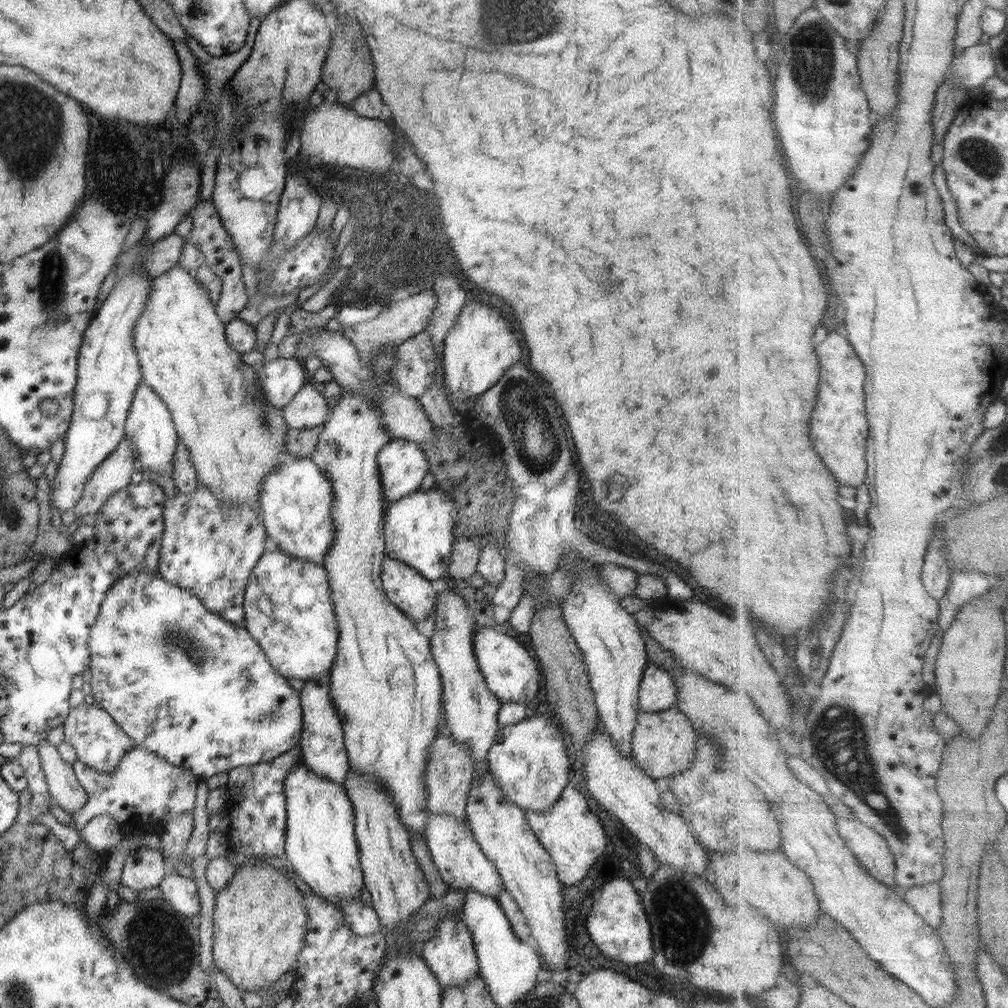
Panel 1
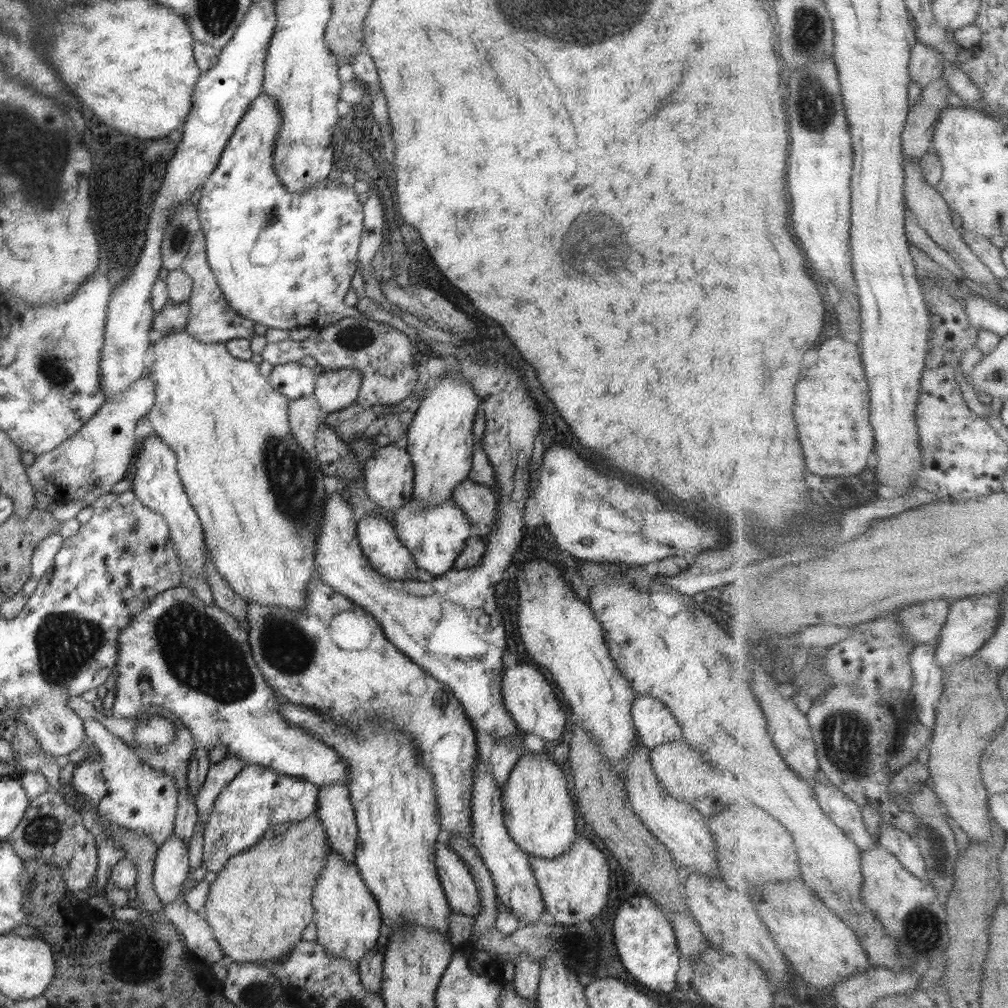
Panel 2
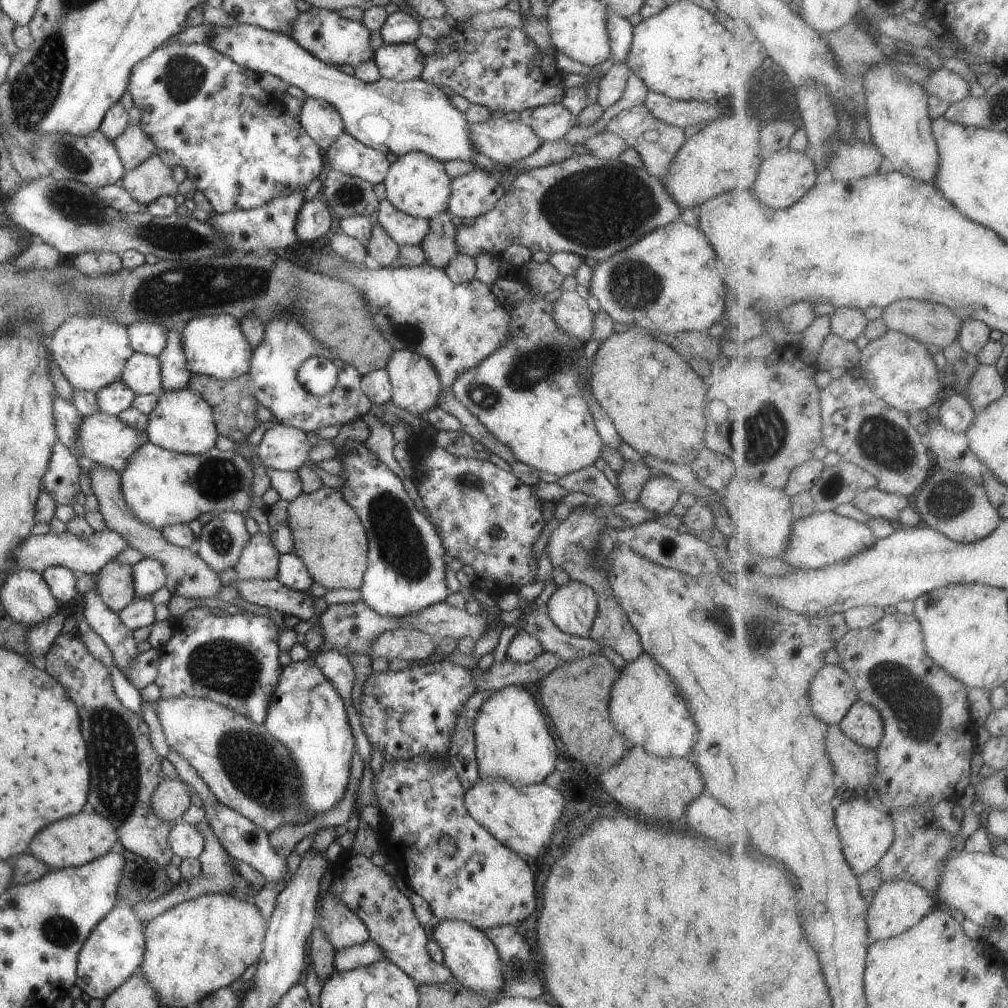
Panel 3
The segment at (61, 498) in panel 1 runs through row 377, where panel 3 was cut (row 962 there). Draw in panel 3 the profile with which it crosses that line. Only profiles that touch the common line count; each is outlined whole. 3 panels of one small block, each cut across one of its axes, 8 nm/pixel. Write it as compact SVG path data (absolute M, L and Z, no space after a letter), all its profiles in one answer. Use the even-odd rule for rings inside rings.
M115 906L96 924L84 941L77 956L75 985L90 998L104 1000L113 990L124 984L142 964L145 952L145 924L132 912L132 906Z

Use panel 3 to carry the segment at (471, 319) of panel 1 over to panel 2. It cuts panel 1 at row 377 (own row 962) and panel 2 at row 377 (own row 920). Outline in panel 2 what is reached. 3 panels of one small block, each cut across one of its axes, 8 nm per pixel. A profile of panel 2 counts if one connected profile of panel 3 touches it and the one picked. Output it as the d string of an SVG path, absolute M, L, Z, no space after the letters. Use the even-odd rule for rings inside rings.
M456 375L440 378L440 382L433 390L429 390L420 405L413 408L414 418L409 424L403 446L410 455L415 472L412 499L416 499L416 504L420 508L432 508L432 506L444 504L446 499L451 498L455 486L468 479L473 457L473 424L481 408L481 398L476 391L473 391L471 384Z

